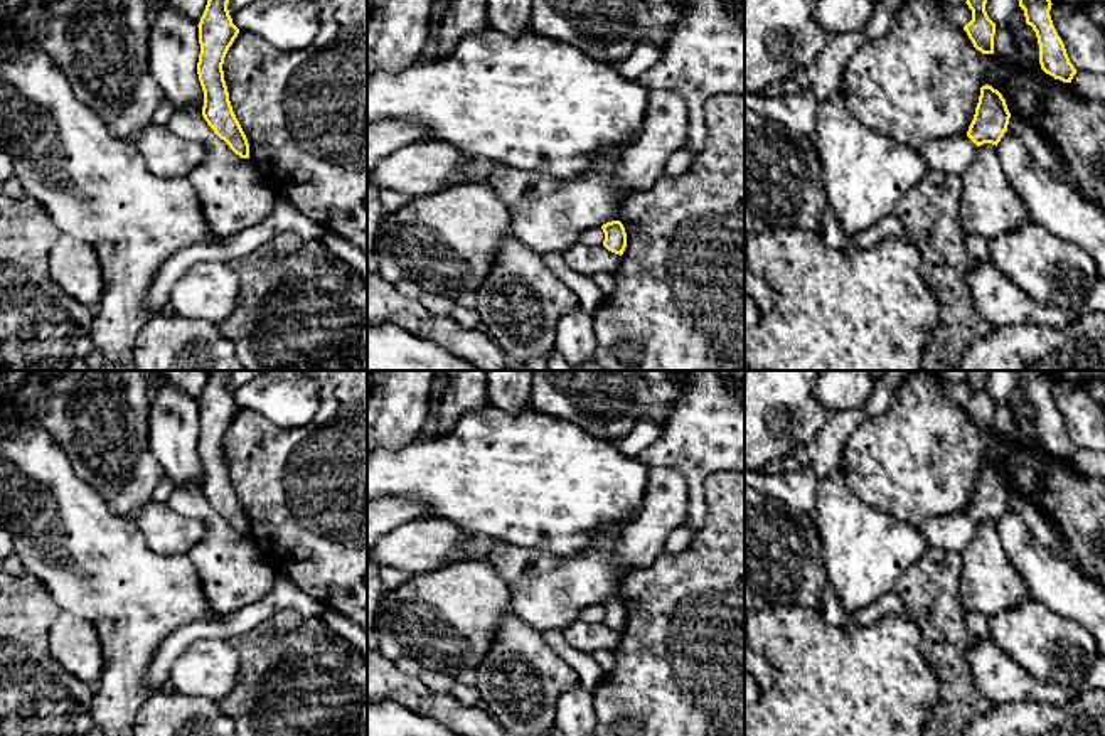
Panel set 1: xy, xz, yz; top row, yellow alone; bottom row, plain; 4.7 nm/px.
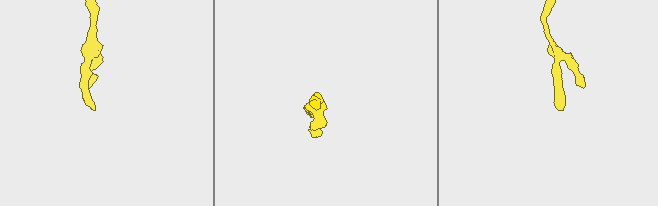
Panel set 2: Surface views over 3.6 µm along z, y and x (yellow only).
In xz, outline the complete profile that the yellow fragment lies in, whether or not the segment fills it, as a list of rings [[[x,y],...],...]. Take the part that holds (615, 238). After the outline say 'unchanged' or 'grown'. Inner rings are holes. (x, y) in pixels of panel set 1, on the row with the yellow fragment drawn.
[[[611,221],[603,224],[601,229],[605,232],[603,246],[622,256],[627,248],[627,232],[623,224],[620,221]]]; unchanged

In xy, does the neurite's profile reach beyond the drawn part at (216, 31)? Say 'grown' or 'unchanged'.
unchanged

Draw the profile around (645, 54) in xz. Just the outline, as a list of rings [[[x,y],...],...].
[[[650,40],[640,42],[635,51],[615,67],[625,77],[637,81],[643,72],[647,72],[660,57],[664,51]]]

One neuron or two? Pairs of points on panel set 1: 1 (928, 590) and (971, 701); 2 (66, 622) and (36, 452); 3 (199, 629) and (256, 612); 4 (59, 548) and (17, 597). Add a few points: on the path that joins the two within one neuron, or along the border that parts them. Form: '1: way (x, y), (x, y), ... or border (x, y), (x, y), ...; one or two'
1: way (940, 617), (944, 650), (954, 674); one
2: border (63, 610), (88, 620), (98, 634); two
3: way (213, 627), (229, 627), (243, 620); one
4: border (26, 571), (42, 583), (58, 607); two

